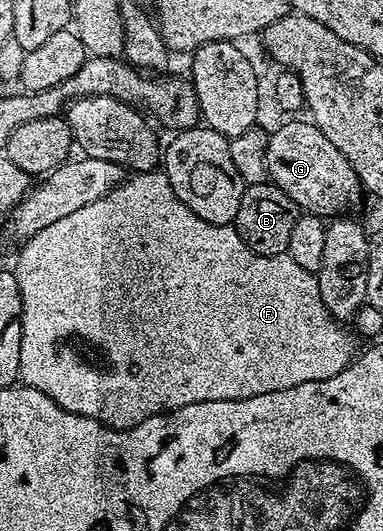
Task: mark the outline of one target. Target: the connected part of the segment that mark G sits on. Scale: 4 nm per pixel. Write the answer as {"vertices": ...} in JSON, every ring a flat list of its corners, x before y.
{"vertices":[[287,120,284,126,279,126,274,131,270,131,267,139,267,172,270,181,293,200,300,211,308,214,315,214,324,220,334,219,336,216,343,216,348,213,350,206,355,206,359,202,361,187,357,172,353,172,353,164,337,152,337,147,325,137,325,132,321,132,310,120,295,122,299,120]]}

